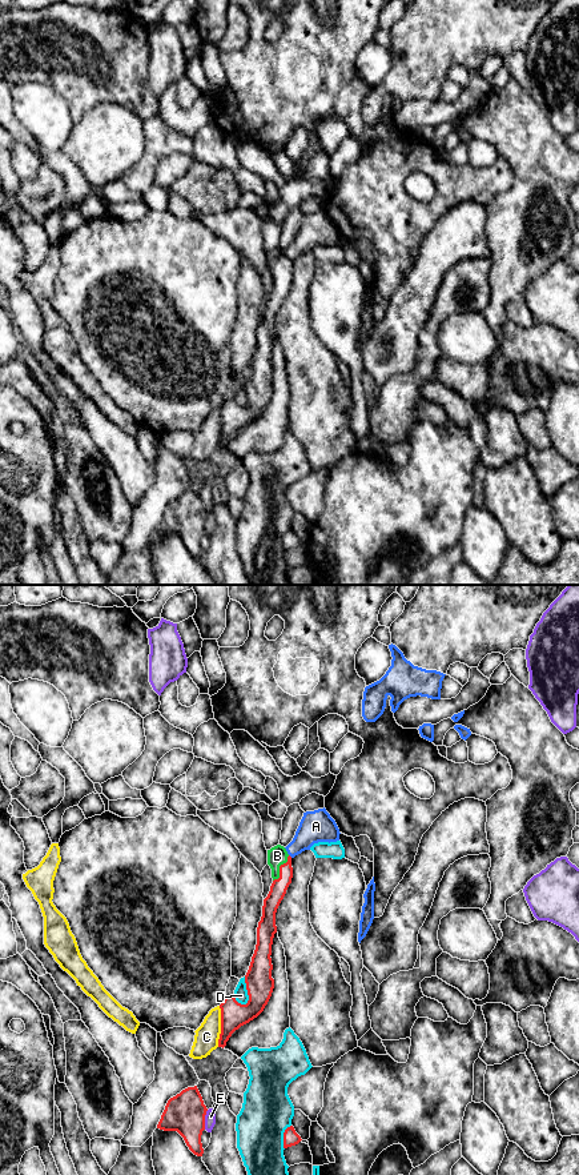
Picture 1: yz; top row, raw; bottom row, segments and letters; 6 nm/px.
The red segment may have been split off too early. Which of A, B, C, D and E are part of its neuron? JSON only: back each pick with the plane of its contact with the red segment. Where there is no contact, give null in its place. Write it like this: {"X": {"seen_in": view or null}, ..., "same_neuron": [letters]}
{"B": {"seen_in": "yz"}, "same_neuron": ["B"]}

